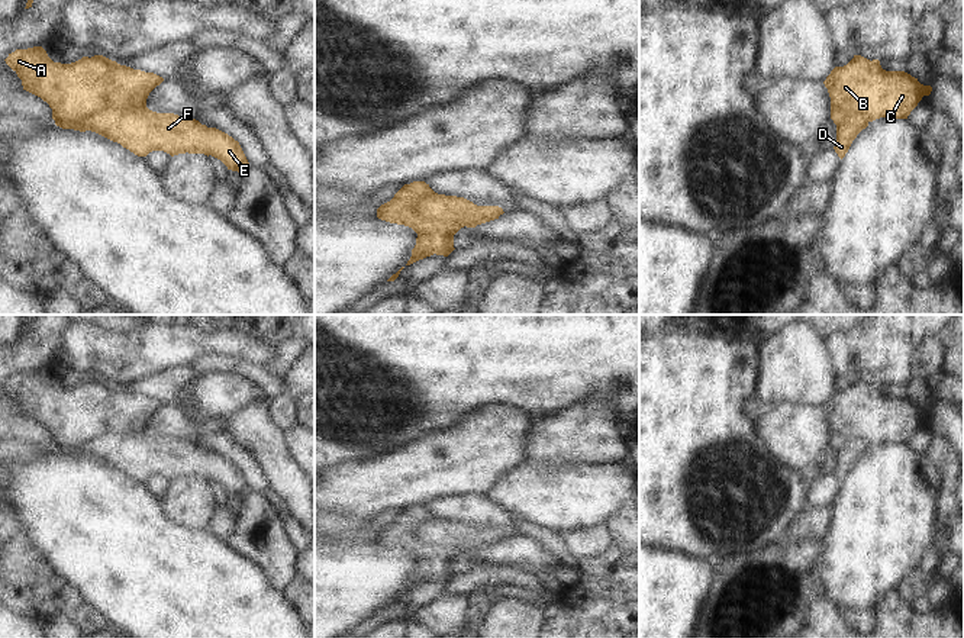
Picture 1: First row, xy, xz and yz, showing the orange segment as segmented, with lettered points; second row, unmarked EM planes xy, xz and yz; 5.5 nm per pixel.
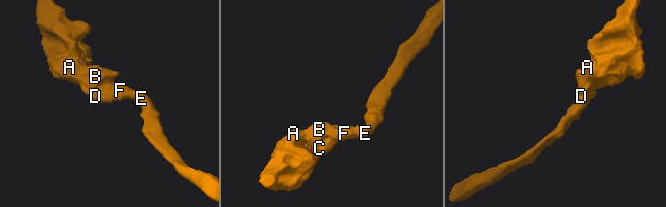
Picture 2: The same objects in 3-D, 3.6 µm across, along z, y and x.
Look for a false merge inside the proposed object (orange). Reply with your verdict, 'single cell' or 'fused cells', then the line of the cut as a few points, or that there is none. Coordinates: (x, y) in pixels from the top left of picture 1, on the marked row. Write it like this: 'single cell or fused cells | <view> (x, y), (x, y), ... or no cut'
fused cells | xy (145, 106), (139, 109), (103, 110), (80, 123), (55, 122)

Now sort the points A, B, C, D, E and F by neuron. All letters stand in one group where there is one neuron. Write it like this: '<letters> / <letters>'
A B C / D E F

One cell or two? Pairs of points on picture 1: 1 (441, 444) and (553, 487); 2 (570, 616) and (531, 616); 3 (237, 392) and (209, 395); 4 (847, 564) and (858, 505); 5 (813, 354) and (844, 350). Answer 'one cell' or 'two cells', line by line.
1: two cells
2: two cells
3: one cell
4: one cell
5: two cells

